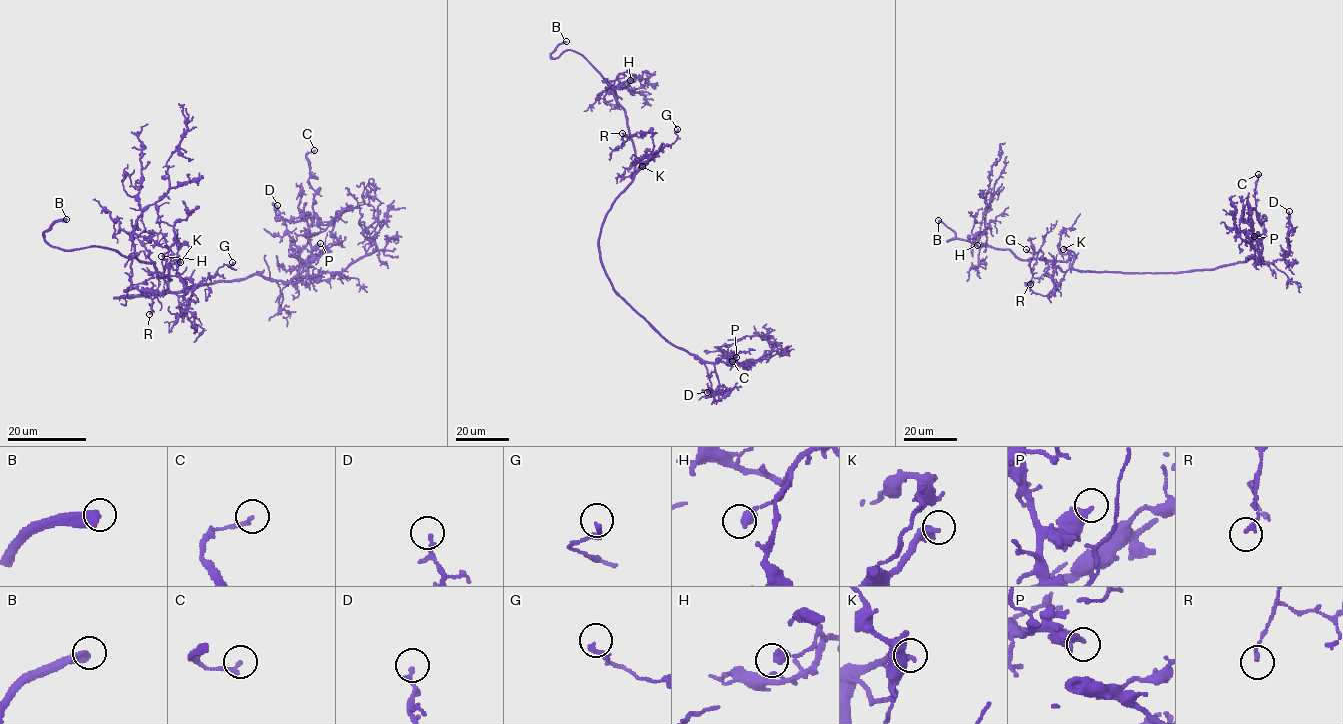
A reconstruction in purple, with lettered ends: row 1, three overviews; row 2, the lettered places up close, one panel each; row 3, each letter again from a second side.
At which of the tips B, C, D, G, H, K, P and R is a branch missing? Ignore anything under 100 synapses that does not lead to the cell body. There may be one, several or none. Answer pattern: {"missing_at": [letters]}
{"missing_at": ["B", "K"]}

